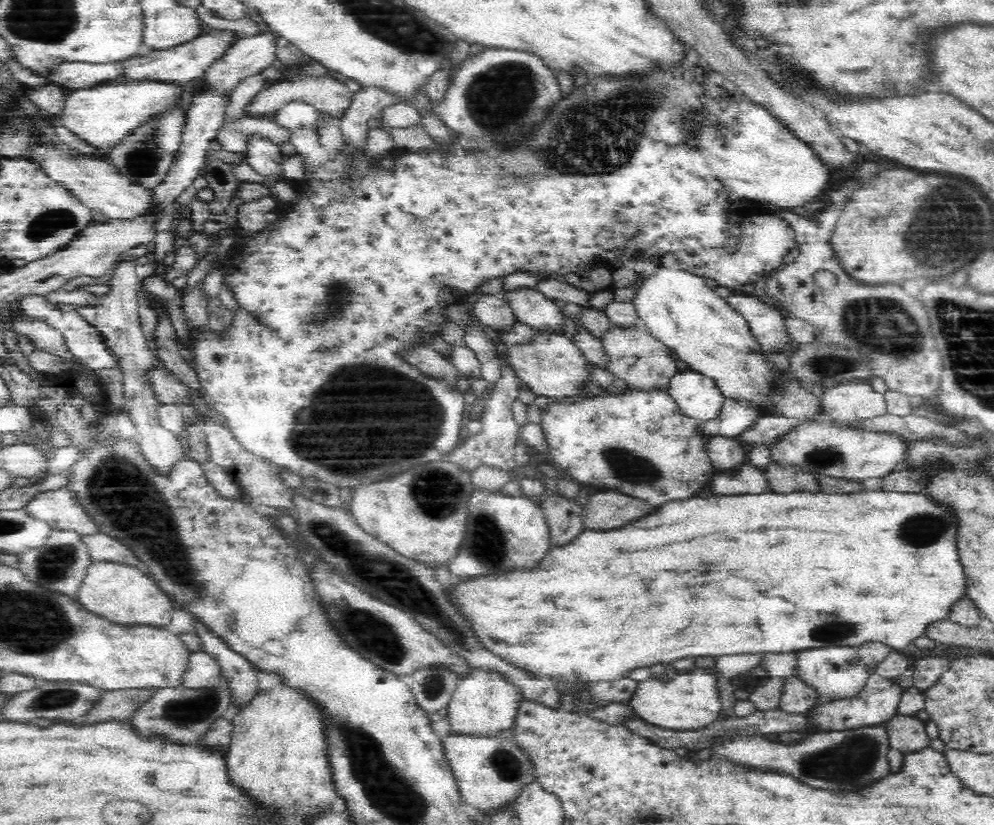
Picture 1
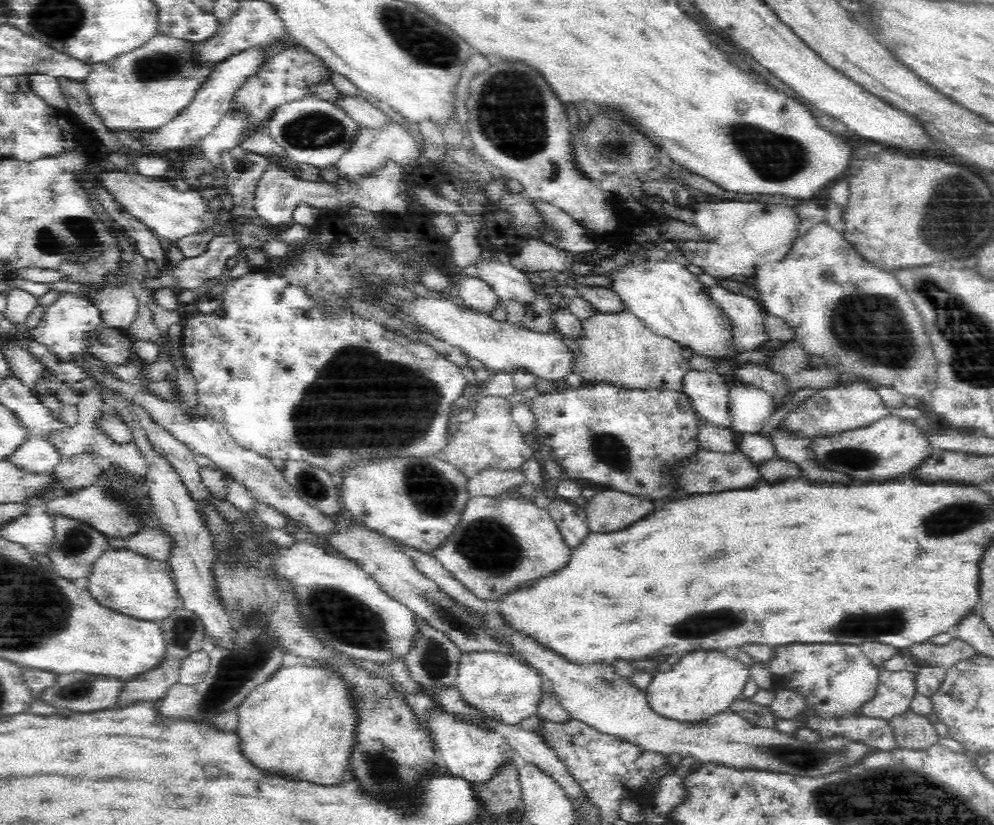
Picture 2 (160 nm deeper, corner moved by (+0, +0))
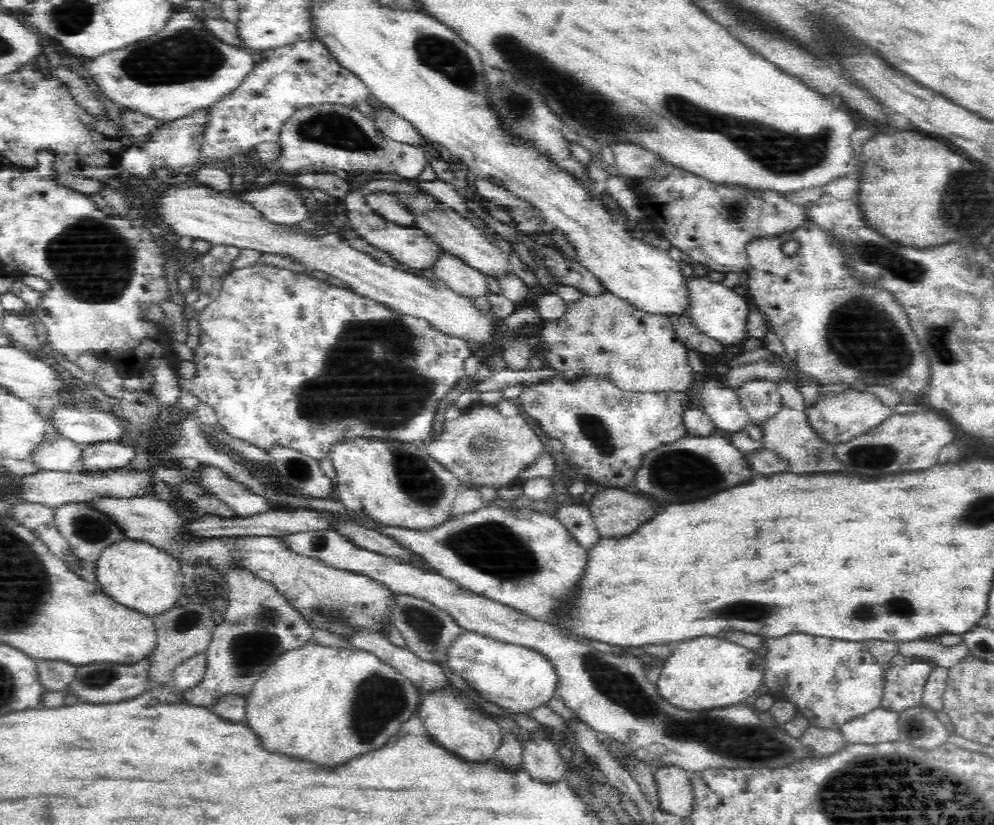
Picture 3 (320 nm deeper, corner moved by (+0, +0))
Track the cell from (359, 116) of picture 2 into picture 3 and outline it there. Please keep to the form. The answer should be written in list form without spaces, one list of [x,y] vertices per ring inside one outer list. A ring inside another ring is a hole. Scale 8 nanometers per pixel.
[[[390,107],[374,108],[376,110],[371,120],[376,124],[380,135],[402,143],[422,143],[424,146],[434,146],[424,144],[422,135],[415,129],[415,126],[403,120]]]

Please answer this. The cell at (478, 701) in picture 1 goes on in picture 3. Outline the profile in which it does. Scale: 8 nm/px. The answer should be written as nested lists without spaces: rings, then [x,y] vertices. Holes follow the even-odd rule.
[[[466,631],[449,648],[449,660],[449,670],[464,678],[482,700],[510,714],[528,714],[530,710],[544,706],[556,693],[557,679],[549,662],[524,647],[499,643]]]

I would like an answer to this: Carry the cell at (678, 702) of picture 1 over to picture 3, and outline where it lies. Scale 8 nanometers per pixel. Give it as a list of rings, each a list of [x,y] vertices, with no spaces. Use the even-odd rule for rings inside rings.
[[[698,639],[689,643],[676,644],[671,656],[661,666],[661,676],[655,682],[655,686],[662,702],[674,707],[674,710],[704,712],[750,702],[764,674],[765,661],[762,653],[750,651],[742,645],[727,642],[725,639]]]

